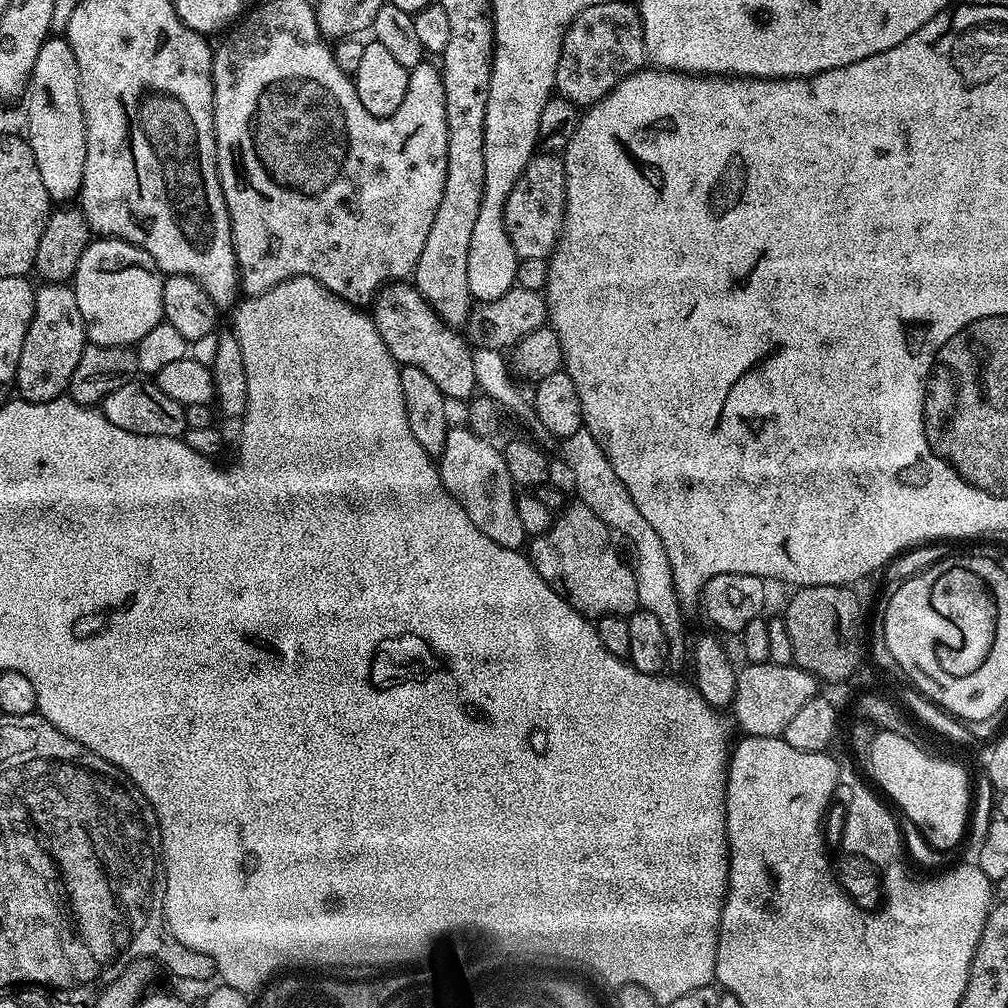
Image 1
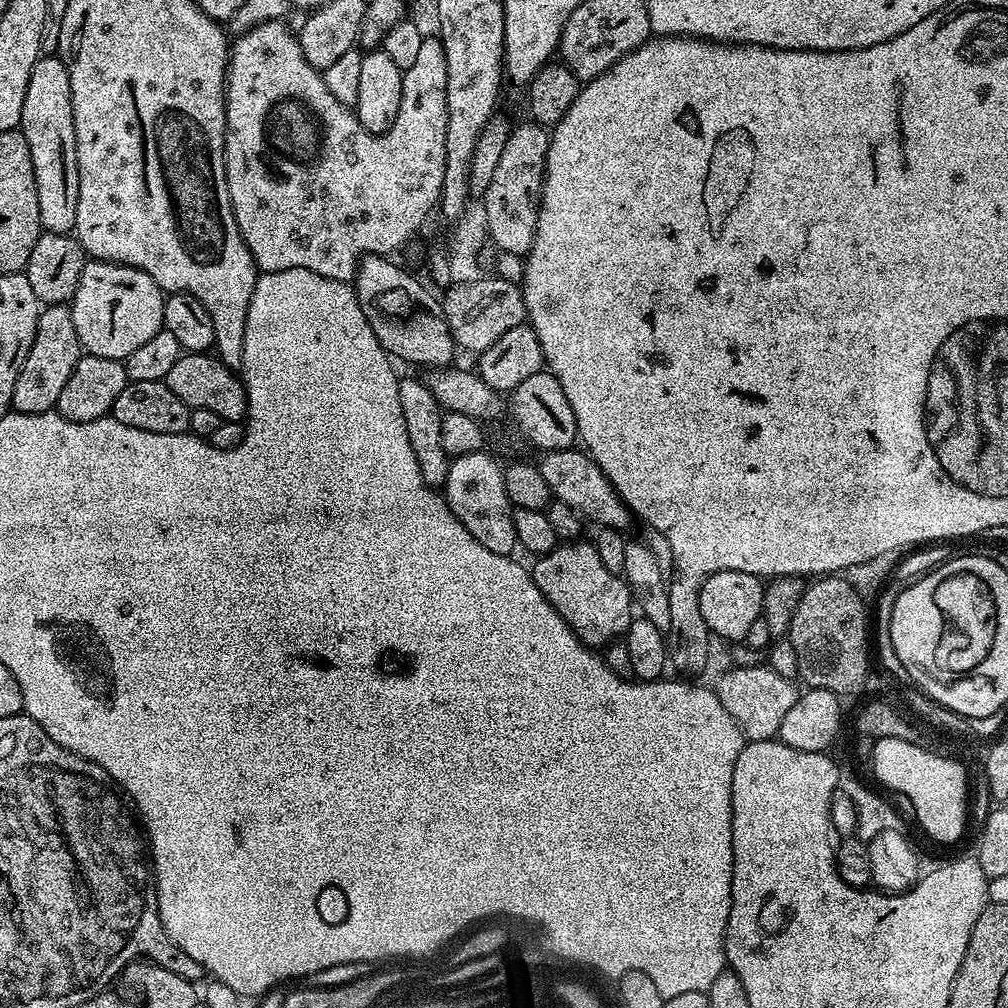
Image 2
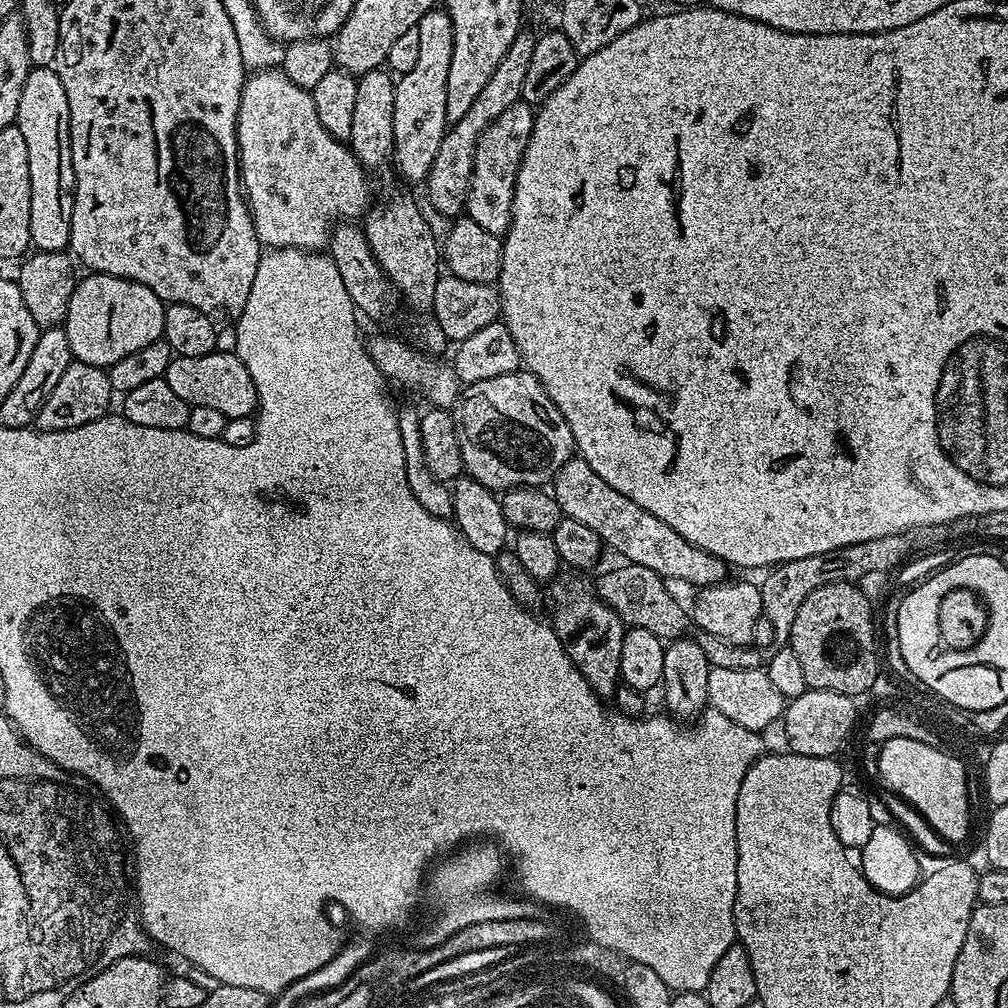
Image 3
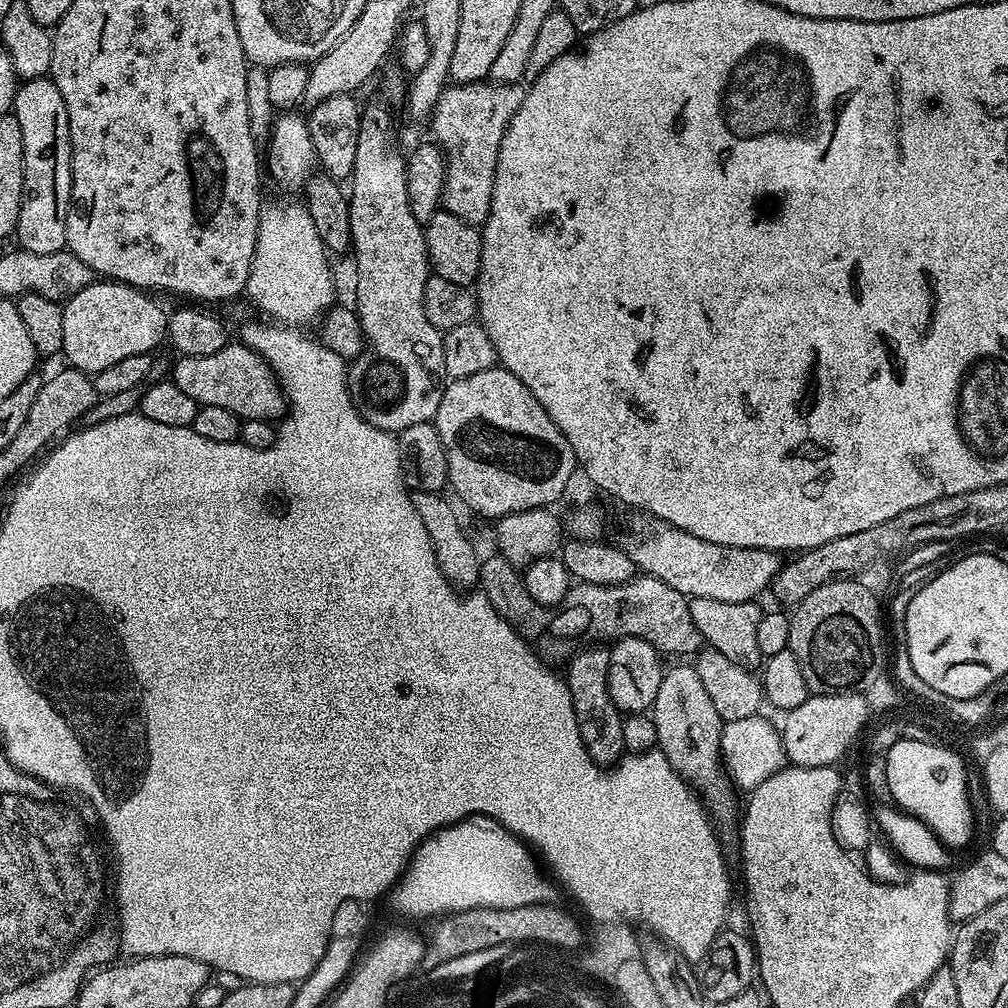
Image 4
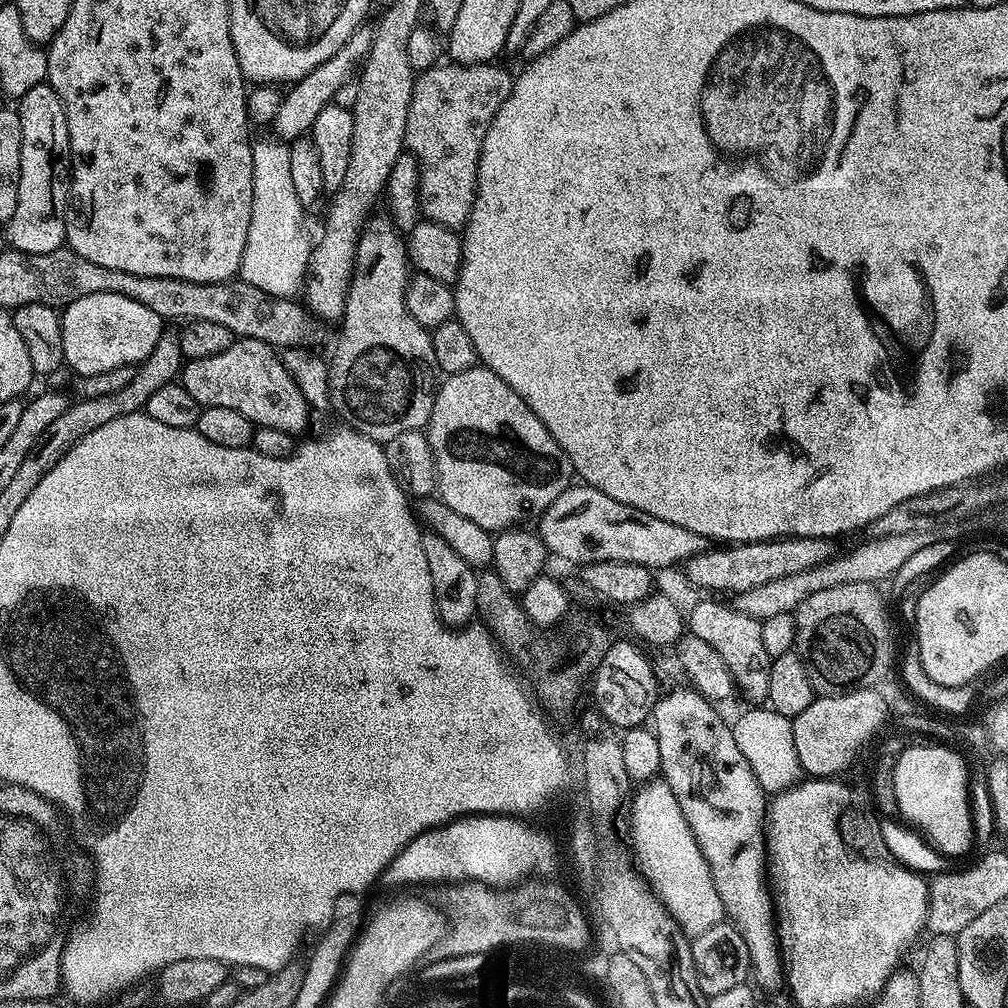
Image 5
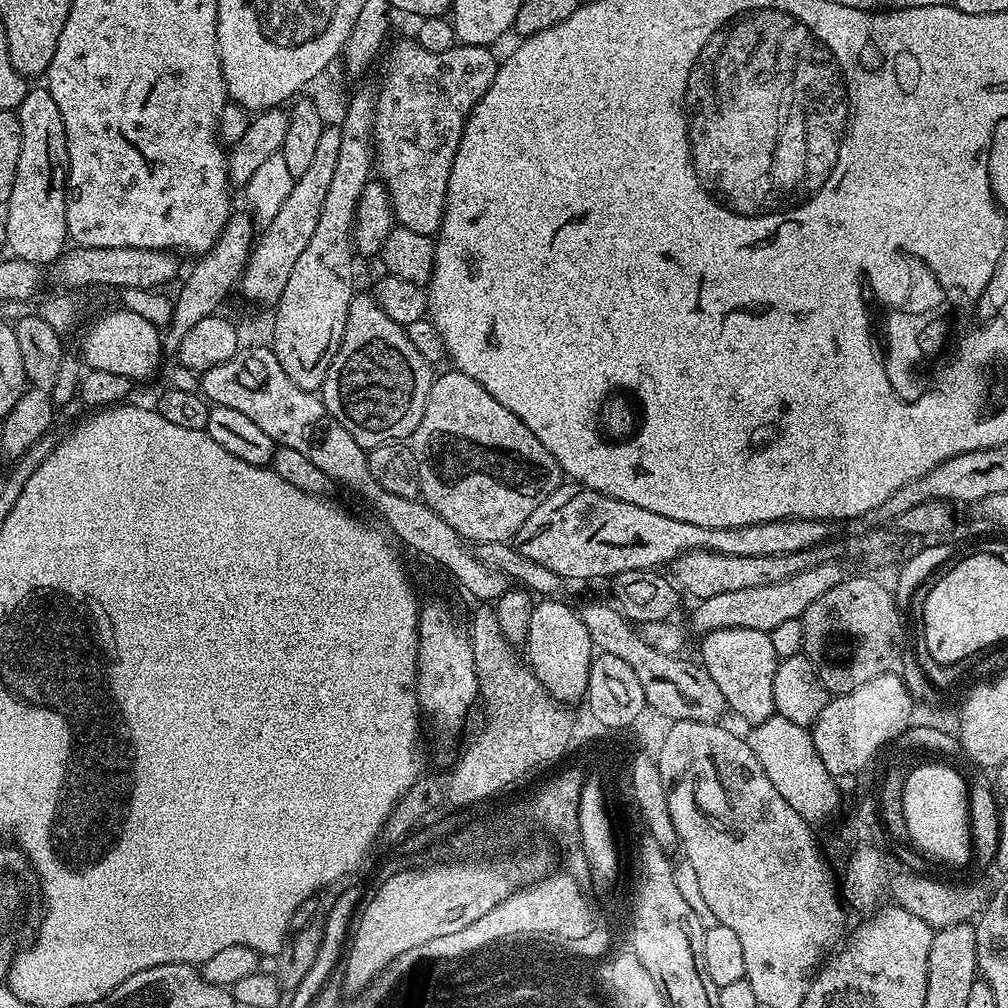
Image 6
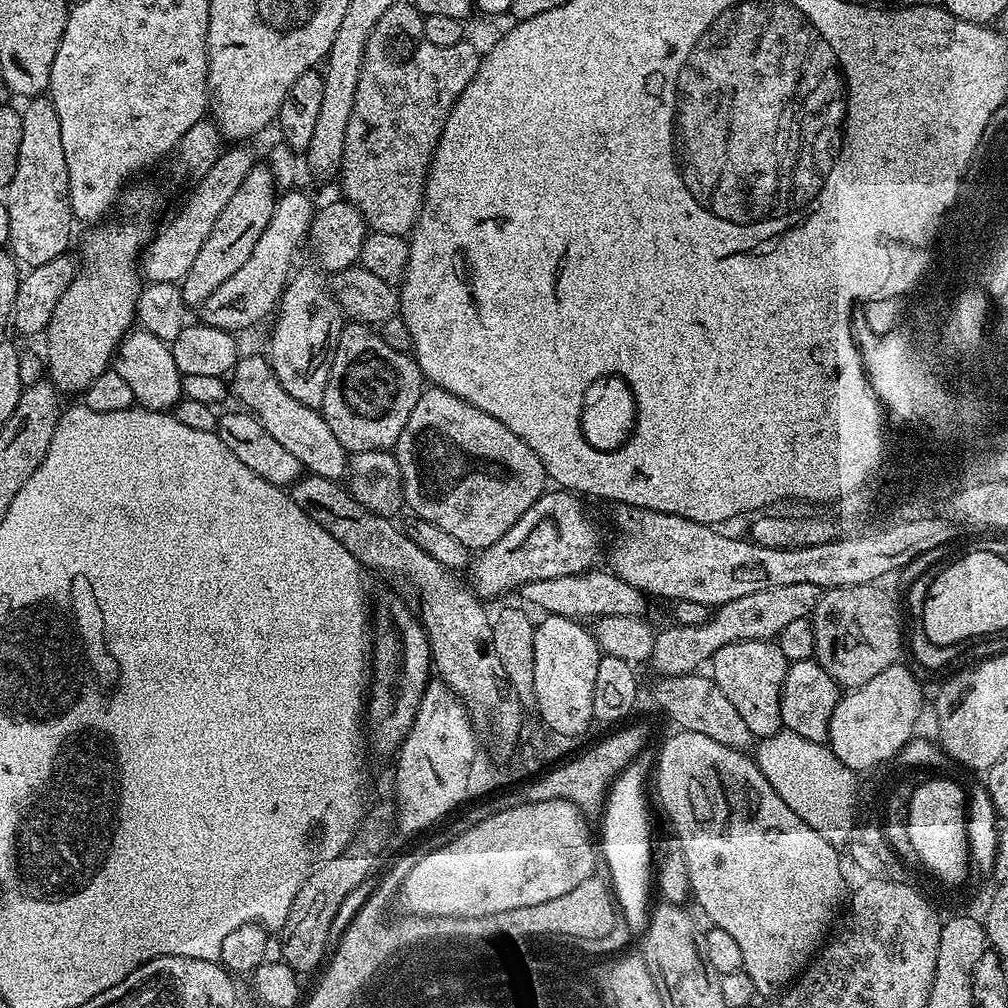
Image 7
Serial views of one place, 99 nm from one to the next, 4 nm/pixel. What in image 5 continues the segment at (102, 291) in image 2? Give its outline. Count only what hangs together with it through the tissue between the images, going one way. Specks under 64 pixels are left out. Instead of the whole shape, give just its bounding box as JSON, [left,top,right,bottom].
[62,294,166,378]

